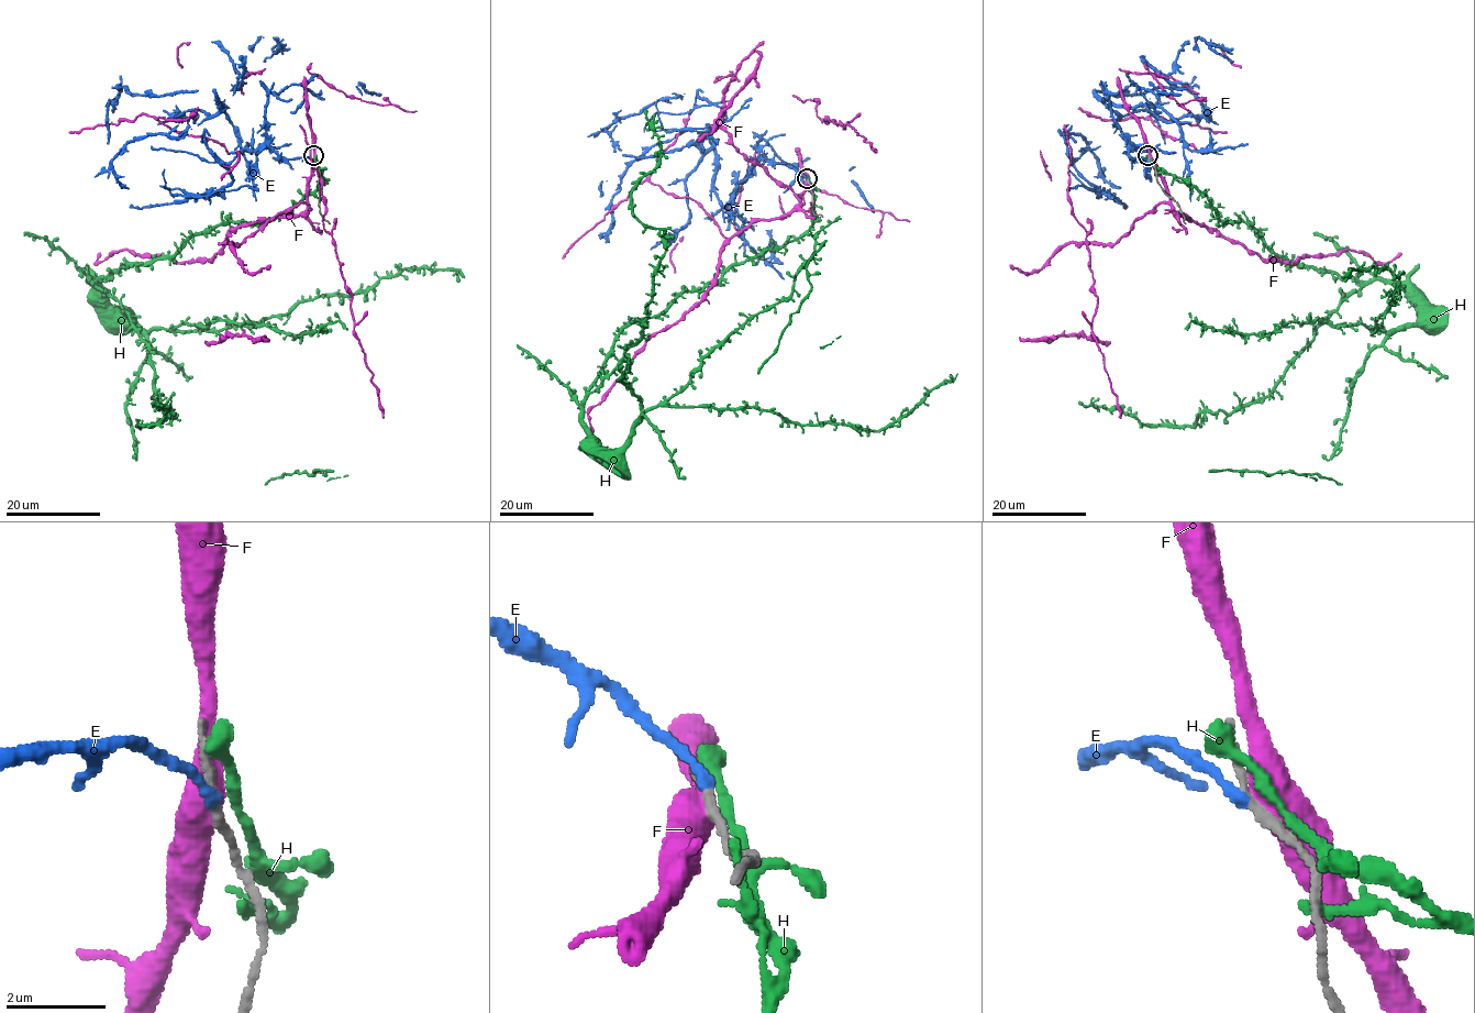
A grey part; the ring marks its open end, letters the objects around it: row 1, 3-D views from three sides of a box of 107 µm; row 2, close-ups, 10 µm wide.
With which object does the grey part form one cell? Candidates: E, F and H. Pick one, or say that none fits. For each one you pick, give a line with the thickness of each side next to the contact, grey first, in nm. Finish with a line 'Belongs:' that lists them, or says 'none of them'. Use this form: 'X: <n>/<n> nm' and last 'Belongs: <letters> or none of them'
Belongs: none of them

